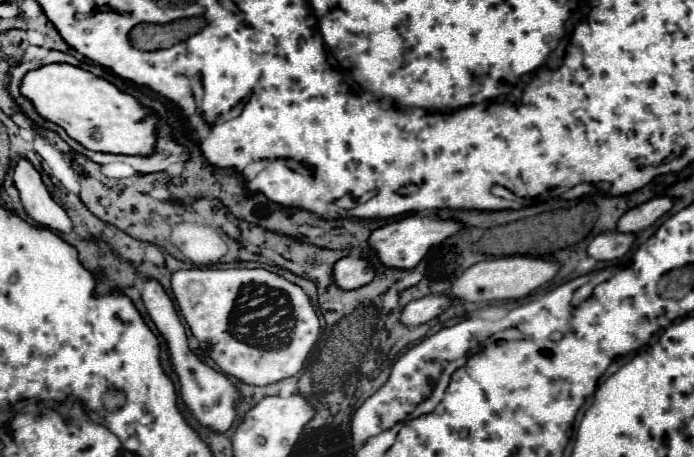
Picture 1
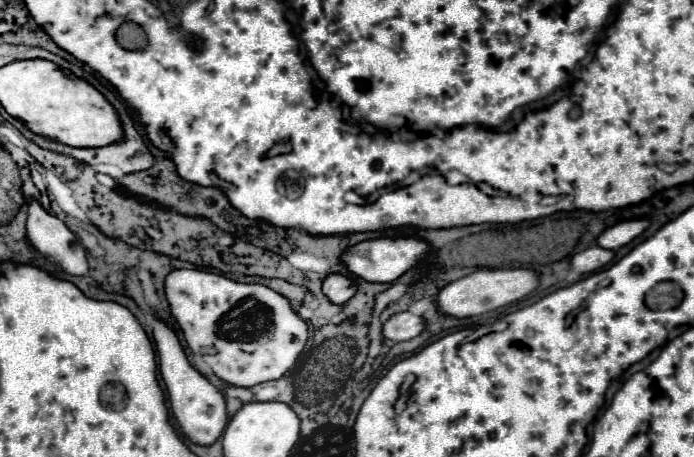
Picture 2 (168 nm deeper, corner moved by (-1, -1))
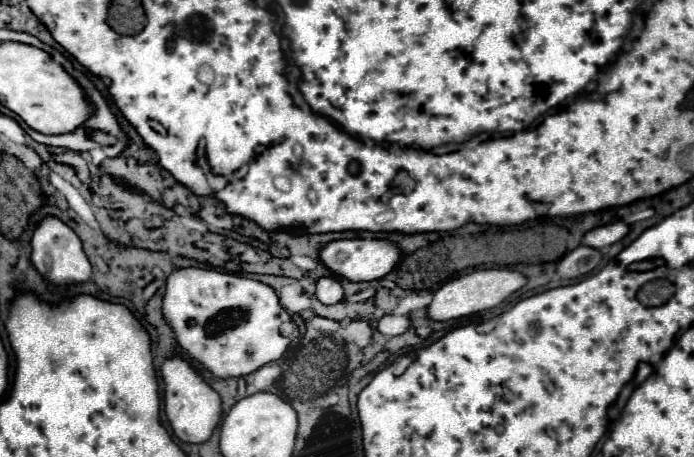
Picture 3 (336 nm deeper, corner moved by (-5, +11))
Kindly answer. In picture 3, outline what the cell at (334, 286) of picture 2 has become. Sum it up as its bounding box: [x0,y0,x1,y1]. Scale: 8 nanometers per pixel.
[315,276,345,304]

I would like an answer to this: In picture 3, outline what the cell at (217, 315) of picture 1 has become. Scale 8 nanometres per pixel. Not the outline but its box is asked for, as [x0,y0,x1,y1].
[163,268,299,378]

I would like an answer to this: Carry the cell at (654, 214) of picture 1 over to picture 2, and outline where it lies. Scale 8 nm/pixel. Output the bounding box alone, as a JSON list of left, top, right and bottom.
[597,220,649,250]

